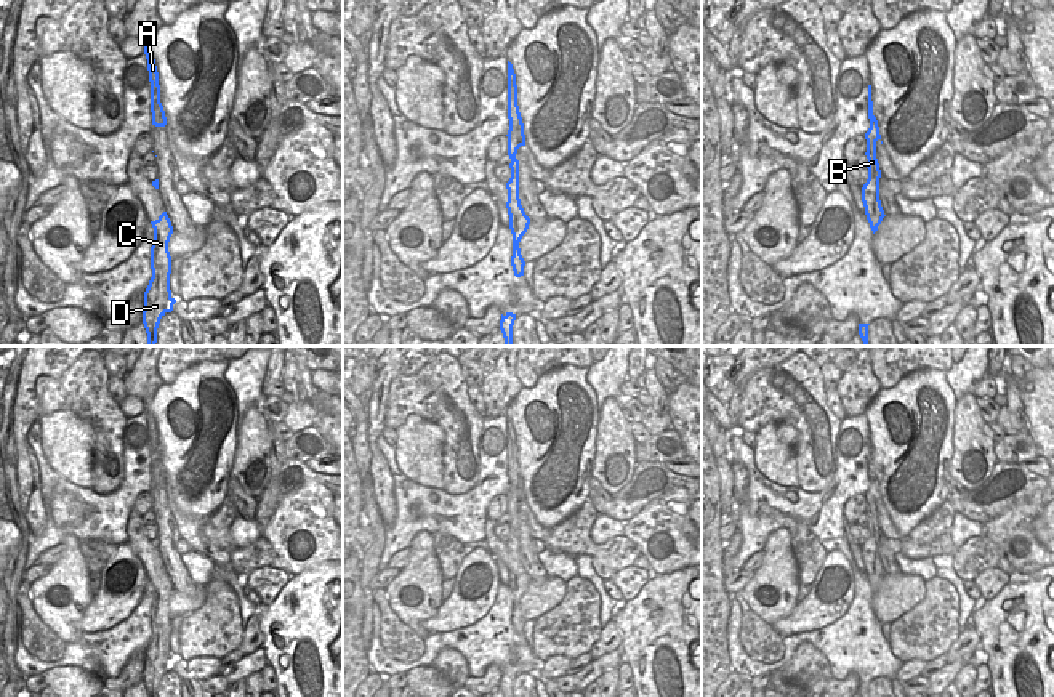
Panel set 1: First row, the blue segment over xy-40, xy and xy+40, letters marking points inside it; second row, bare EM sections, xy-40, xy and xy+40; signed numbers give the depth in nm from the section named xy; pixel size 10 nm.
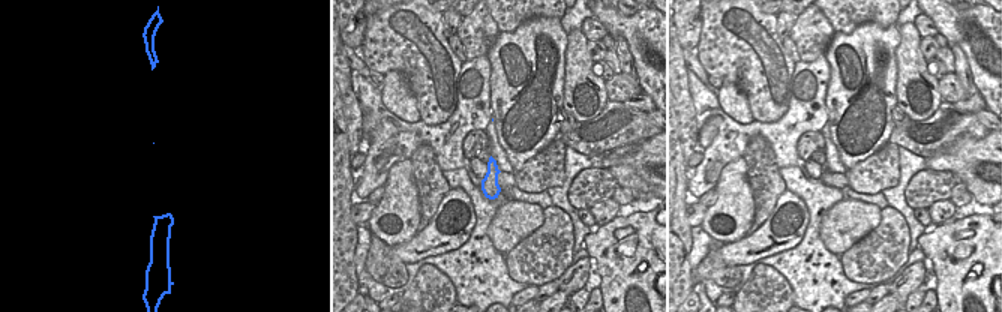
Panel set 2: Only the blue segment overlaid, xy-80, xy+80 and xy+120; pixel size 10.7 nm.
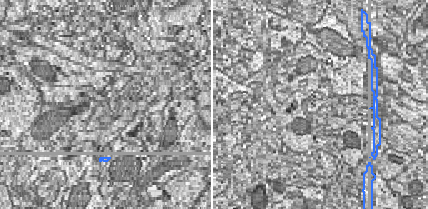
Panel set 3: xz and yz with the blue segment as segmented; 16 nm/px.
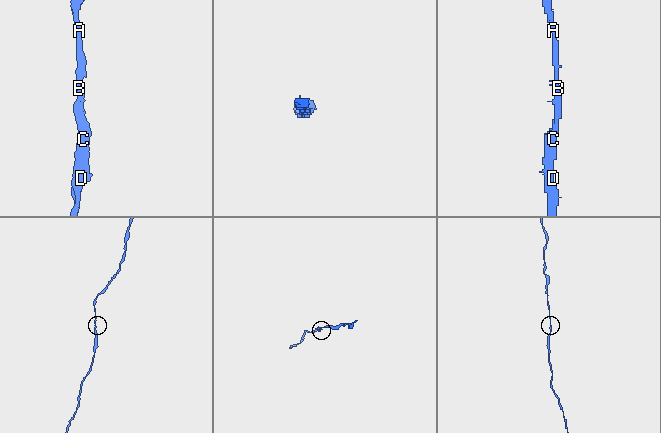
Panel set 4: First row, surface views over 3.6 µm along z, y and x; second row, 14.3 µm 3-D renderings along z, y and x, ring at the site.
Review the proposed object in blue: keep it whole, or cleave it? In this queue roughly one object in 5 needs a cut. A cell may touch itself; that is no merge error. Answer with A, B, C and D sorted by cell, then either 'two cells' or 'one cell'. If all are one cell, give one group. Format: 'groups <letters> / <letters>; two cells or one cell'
groups A B C D; one cell

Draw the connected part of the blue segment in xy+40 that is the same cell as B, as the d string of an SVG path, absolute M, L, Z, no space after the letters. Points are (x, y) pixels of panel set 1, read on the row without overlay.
M868 444L868 477L870 477L870 487L865 492L867 498L867 518L868 518L868 538L862 546L862 561L865 566L865 574L870 582L870 586L873 593L878 590L878 585L881 583L884 574L884 569L881 566L879 559L879 537L881 529L876 518L876 500L881 500L878 479L873 474L873 460L871 460L871 444Z

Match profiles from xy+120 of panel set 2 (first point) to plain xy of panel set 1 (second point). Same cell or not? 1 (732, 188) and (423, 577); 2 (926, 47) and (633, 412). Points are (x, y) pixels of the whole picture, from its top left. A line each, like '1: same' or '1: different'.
1: same
2: same

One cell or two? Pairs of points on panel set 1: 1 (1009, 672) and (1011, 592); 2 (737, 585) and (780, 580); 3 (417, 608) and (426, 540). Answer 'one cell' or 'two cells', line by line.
1: one cell
2: two cells
3: one cell

